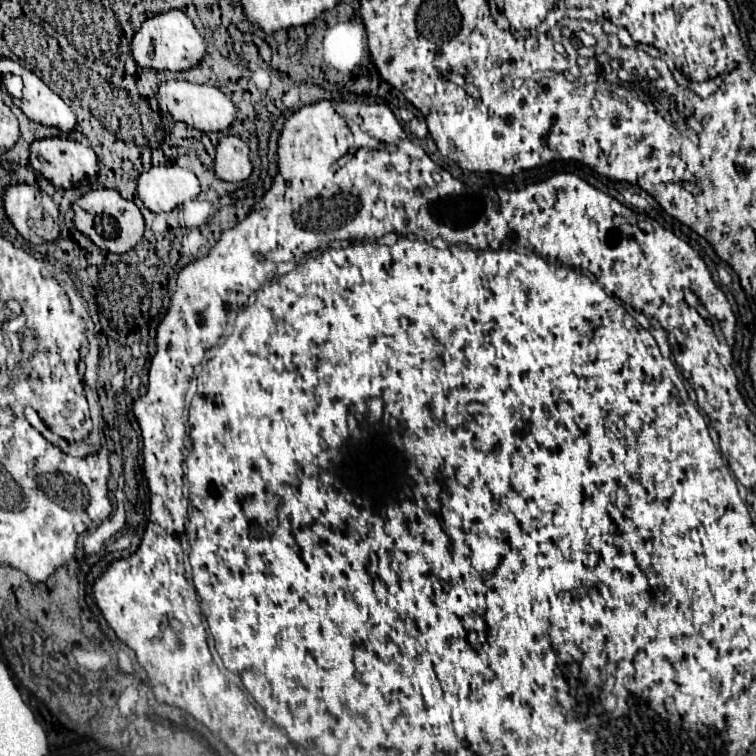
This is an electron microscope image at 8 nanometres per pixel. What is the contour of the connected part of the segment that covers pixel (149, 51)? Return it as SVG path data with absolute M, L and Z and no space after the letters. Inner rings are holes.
M169 10L147 18L131 38L131 54L137 66L153 70L189 70L199 64L205 54L201 34L195 30L191 20L181 10Z

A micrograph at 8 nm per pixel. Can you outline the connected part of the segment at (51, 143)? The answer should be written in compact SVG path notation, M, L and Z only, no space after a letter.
M71 138L33 140L29 152L33 170L57 188L71 188L73 184L97 174L95 152Z

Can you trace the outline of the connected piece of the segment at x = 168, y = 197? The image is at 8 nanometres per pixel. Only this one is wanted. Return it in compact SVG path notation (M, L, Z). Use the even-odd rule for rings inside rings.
M175 164L153 166L137 178L137 196L151 212L171 212L199 194L199 180L193 172Z

